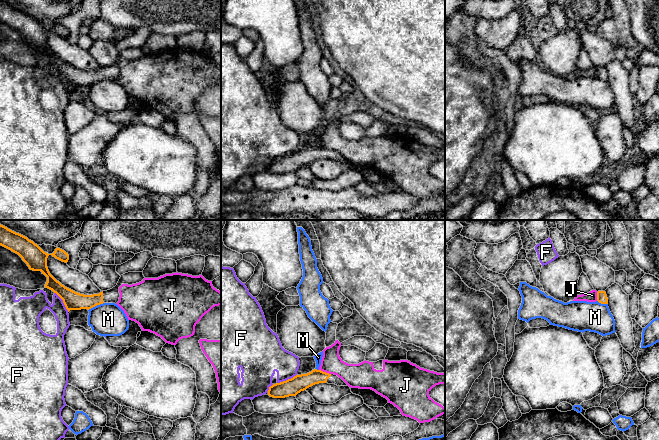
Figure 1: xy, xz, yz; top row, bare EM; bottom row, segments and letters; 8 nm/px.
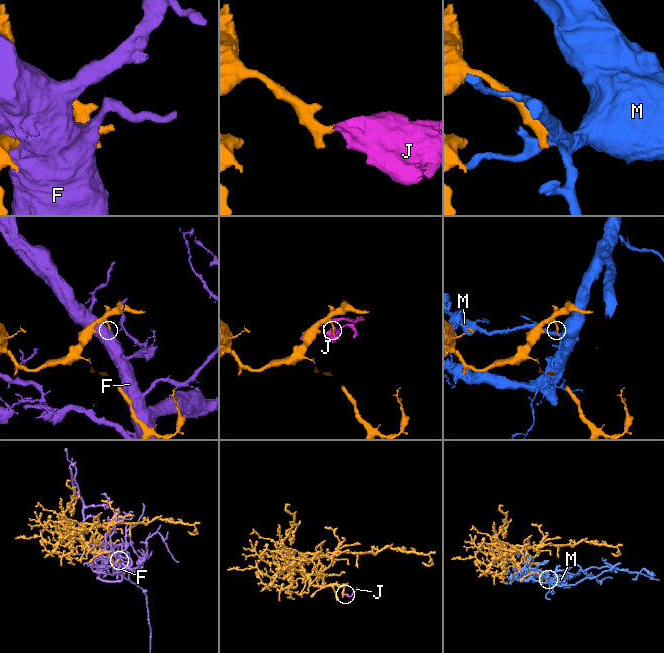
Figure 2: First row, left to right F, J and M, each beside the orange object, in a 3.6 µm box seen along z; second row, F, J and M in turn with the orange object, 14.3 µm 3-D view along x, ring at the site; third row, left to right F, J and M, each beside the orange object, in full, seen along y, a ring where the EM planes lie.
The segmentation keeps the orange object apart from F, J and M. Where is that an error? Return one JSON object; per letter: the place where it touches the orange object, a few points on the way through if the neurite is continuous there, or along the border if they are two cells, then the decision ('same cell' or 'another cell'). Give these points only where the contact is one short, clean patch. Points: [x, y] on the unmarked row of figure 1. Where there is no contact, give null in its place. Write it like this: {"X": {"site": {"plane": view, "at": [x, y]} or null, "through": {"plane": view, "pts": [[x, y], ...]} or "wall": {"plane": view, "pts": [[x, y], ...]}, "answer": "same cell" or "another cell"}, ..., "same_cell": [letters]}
{"F": {"site": {"plane": "xy", "at": [63, 78]}, "answer": "another cell"}, "J": {"site": {"plane": "xz", "at": [325, 148]}, "wall": {"plane": "xz", "pts": [[319, 145], [330, 150]]}, "answer": "another cell"}, "M": {"site": {"plane": "xy", "at": [95, 81]}, "answer": "another cell"}, "same_cell": []}

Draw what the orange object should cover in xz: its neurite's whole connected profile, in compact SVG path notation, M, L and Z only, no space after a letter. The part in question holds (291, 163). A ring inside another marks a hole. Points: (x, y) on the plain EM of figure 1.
M314 145L307 150L296 151L286 157L273 160L269 163L268 171L273 174L296 172L301 167L304 167L307 164L319 159L335 160L337 162L348 162L337 151Z

